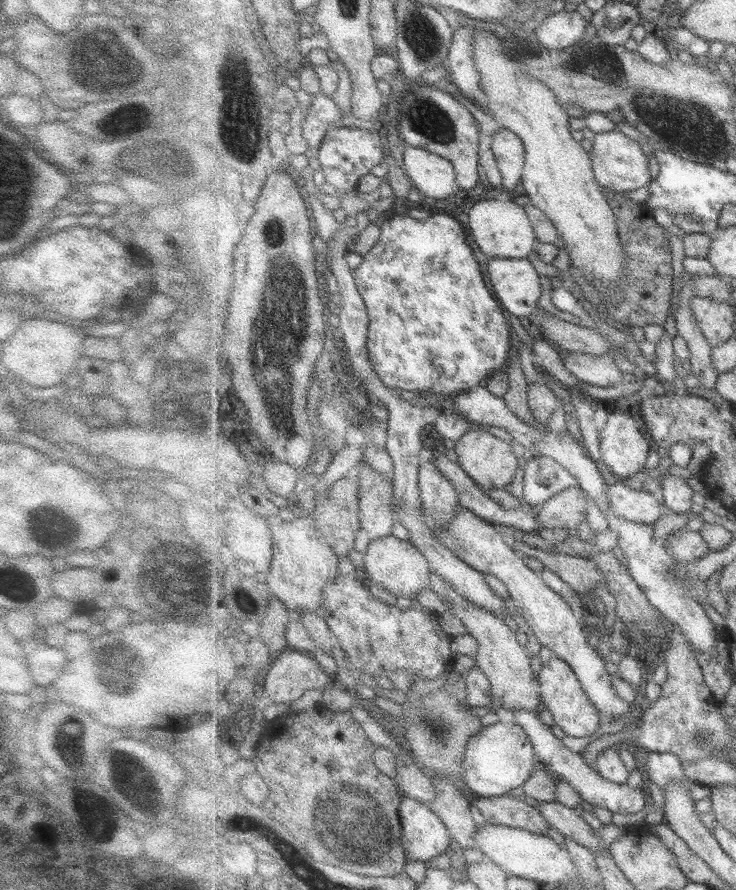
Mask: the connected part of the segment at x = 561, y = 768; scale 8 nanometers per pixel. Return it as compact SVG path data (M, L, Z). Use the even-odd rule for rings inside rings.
M520 710L513 713L514 723L519 724L528 735L530 735L533 743L537 760L541 762L545 769L549 770L553 775L557 776L560 781L565 781L581 795L581 798L595 806L607 808L615 814L637 814L644 810L645 806L650 802L647 793L636 787L625 784L617 784L603 778L597 769L592 769L587 762L587 759L578 752L571 752L561 739L557 738L551 728L549 728L549 719L535 712L525 712Z

